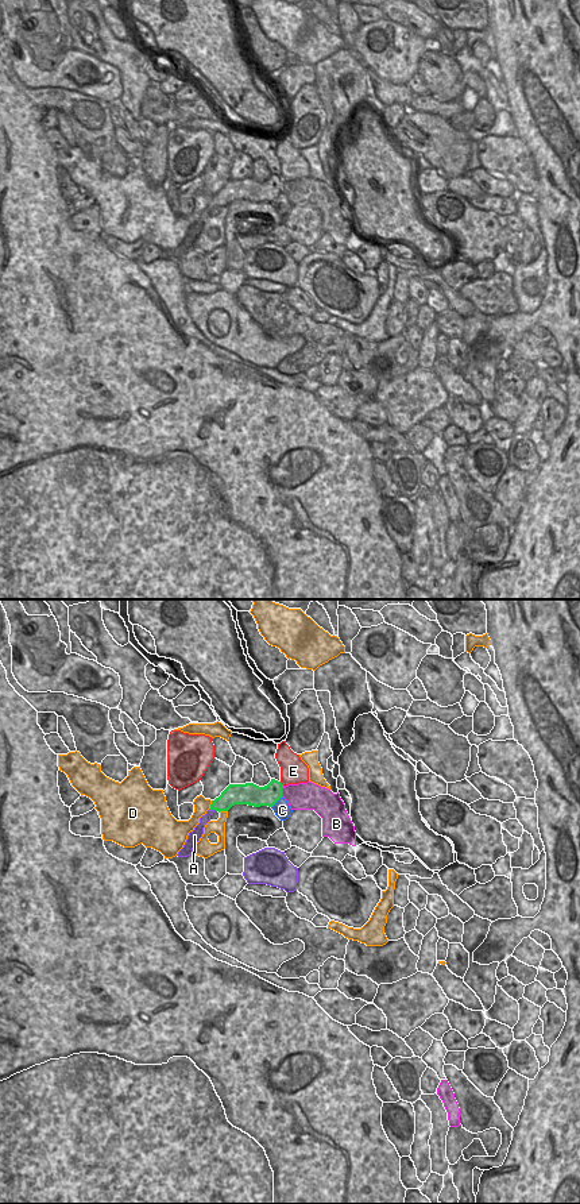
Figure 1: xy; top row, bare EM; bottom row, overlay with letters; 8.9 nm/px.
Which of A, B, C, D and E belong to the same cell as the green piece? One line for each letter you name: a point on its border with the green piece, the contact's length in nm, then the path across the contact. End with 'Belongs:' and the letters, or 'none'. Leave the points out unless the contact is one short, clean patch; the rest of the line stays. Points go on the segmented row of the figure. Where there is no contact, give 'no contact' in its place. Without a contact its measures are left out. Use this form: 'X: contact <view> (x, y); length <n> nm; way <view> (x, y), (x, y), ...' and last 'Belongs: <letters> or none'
Belongs: none

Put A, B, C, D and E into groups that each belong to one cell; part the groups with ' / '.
A / B / C / D / E

